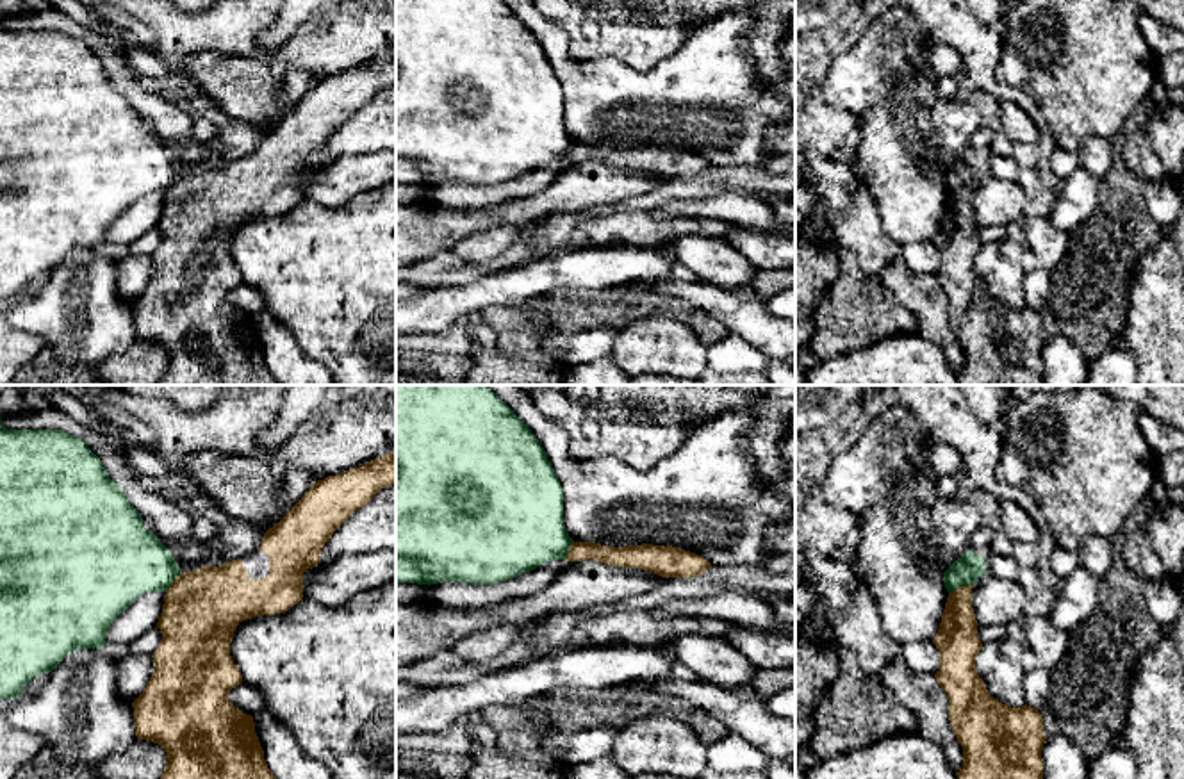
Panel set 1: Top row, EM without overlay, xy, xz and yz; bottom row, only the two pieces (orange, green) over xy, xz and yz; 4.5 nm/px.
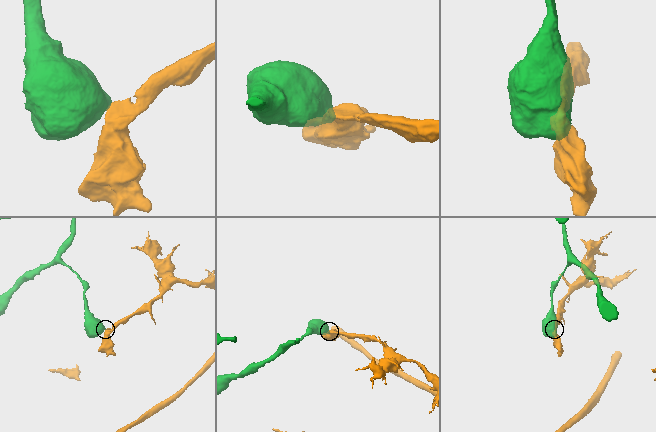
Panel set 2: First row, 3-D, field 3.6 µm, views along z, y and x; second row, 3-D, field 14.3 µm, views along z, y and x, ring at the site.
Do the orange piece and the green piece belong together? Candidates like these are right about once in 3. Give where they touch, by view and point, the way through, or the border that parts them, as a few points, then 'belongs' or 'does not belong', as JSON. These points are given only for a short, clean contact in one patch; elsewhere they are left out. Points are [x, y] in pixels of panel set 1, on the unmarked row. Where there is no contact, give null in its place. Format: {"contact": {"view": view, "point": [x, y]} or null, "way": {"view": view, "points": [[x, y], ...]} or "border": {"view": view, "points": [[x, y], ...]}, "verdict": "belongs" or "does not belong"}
{"contact": {"view": "yz", "point": [962, 188]}, "border": {"view": "yz", "points": [[972, 184], [962, 186], [949, 195]]}, "verdict": "does not belong"}

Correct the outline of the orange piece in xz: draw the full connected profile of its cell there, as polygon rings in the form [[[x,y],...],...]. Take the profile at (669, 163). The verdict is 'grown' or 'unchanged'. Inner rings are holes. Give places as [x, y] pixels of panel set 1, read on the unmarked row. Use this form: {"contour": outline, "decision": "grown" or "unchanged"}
{"contour": [[[572,143],[565,160],[592,160],[613,168],[642,169],[662,178],[695,178],[711,168],[706,159],[695,153],[653,144],[613,148],[596,143]]], "decision": "unchanged"}

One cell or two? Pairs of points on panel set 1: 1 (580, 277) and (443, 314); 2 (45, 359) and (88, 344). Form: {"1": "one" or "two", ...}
{"1": "one", "2": "two"}

